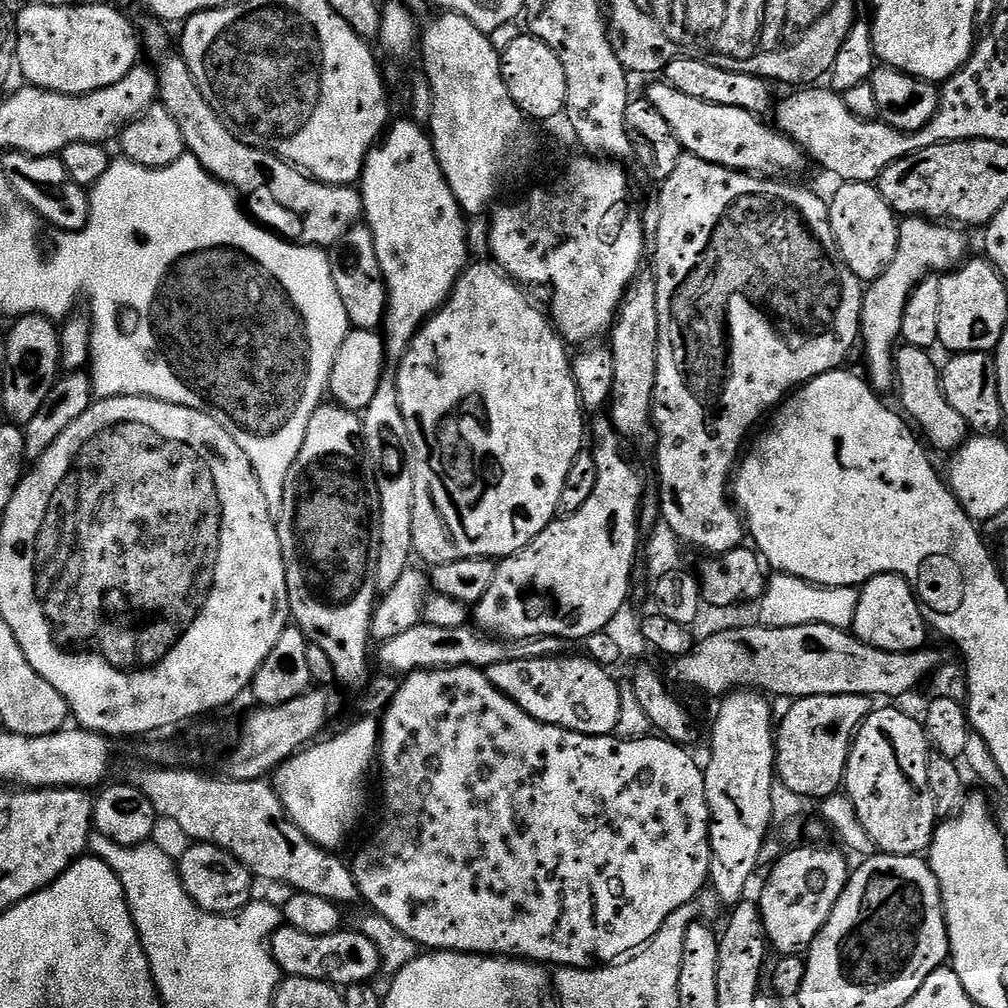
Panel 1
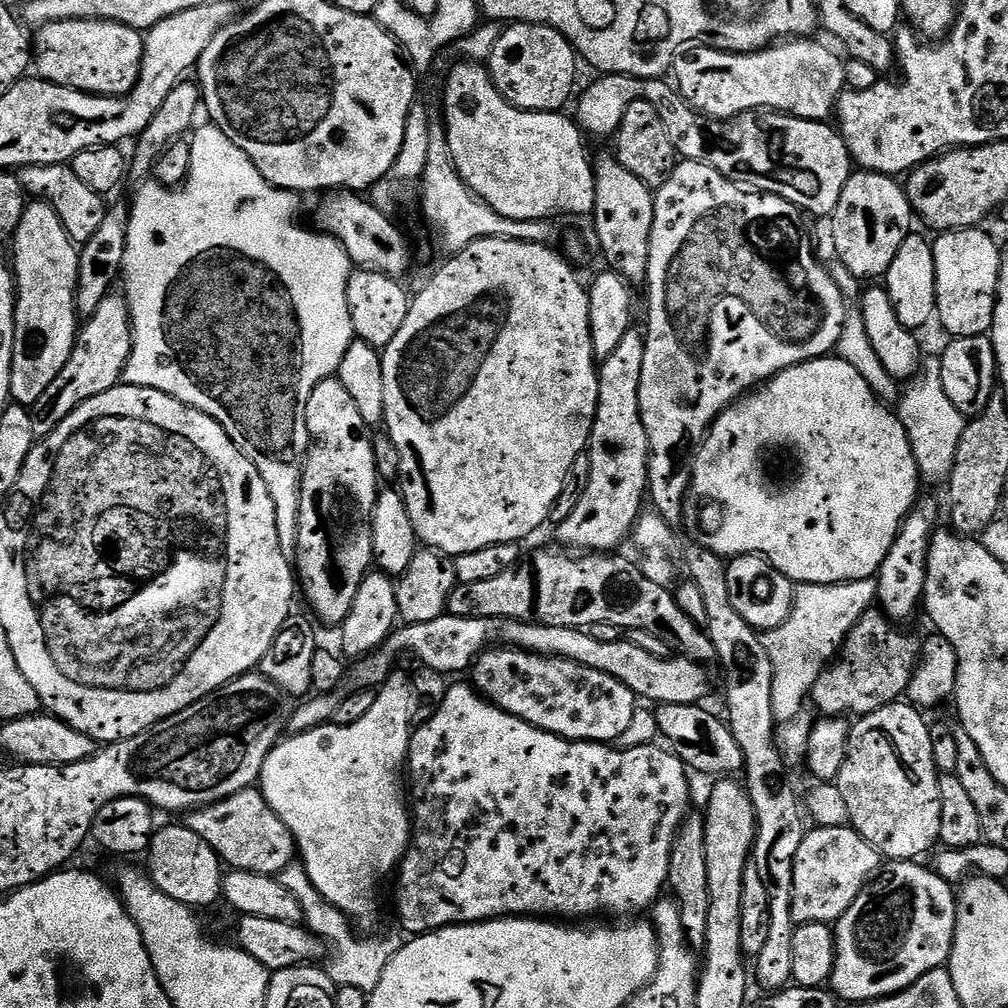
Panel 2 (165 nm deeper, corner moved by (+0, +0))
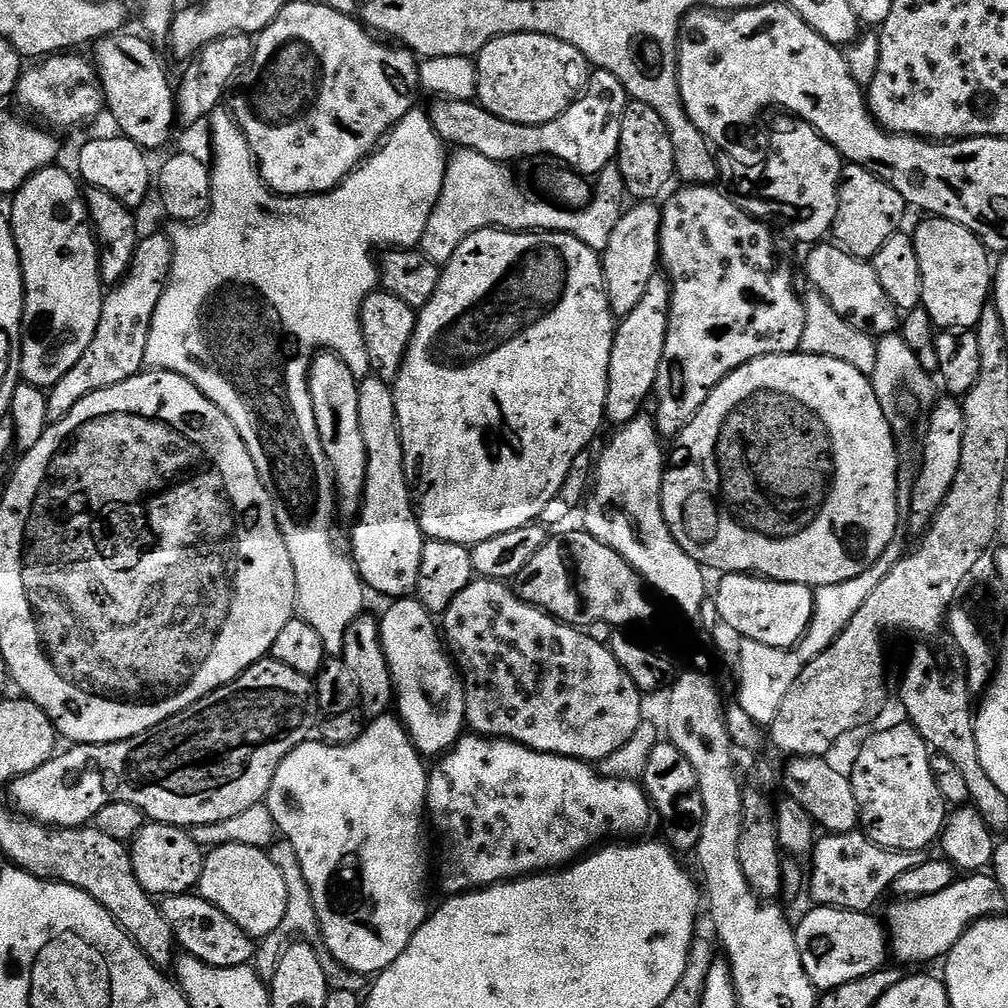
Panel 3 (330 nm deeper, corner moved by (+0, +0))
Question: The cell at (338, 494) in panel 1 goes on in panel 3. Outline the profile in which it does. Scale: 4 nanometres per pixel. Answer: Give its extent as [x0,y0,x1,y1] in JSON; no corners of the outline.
[308,351,366,517]

